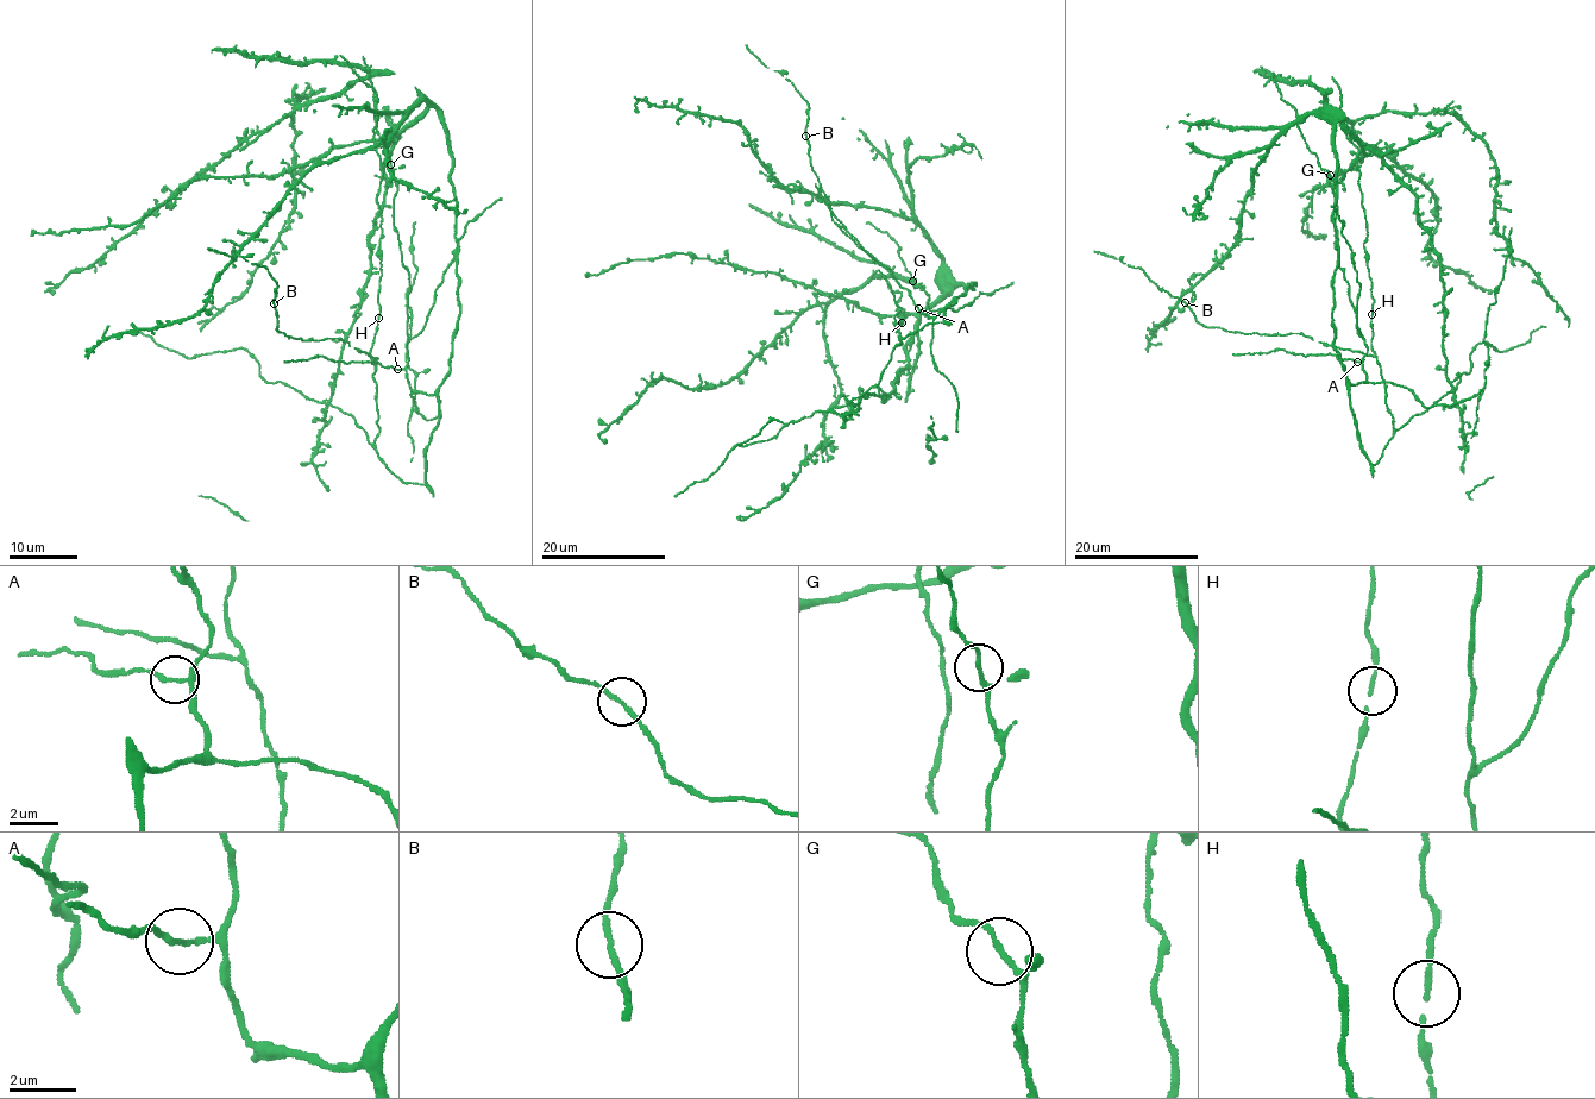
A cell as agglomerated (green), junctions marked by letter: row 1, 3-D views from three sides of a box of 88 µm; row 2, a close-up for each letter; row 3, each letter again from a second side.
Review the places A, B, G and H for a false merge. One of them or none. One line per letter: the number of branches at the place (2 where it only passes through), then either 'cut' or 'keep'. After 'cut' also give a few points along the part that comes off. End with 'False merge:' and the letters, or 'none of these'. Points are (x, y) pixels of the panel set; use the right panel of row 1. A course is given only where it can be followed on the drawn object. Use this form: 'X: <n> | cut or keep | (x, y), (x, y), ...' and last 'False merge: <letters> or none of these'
A: 2 | keep
B: 2 | keep
G: 2 | keep
H: 2 | keep
False merge: none of these

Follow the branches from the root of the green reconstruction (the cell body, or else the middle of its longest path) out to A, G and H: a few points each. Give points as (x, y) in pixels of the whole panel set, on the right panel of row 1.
A: (1412, 418), (1395, 432), (1371, 466), (1350, 408), (1350, 387), (1366, 381), (1363, 365), (1357, 362)
G: (1412, 418), (1371, 466), (1350, 408), (1350, 387), (1366, 381), (1367, 345), (1338, 265), (1330, 175)
H: (1412, 418), (1398, 428), (1393, 427), (1381, 365), (1371, 349), (1371, 315)

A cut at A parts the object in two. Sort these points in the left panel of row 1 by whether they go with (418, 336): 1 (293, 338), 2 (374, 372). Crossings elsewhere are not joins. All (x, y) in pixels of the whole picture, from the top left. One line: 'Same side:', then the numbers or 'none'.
Same side: 1, 2

